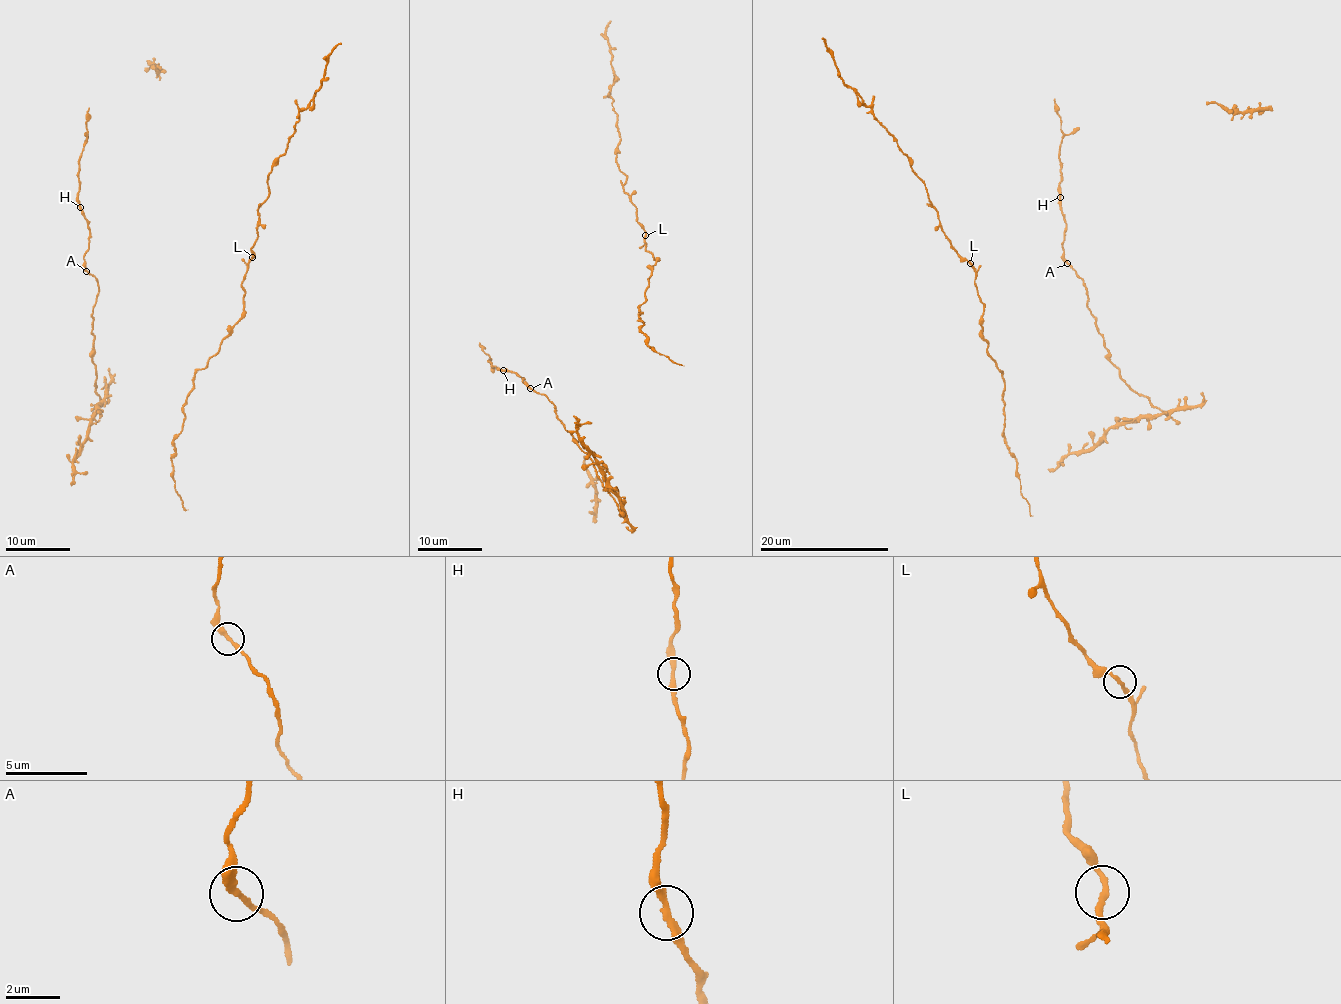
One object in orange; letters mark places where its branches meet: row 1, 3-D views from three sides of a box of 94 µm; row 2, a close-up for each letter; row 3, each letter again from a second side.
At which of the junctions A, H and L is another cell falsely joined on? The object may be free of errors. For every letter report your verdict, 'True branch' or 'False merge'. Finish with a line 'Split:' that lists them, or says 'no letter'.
A: True branch
H: True branch
L: True branch
Split: no letter

